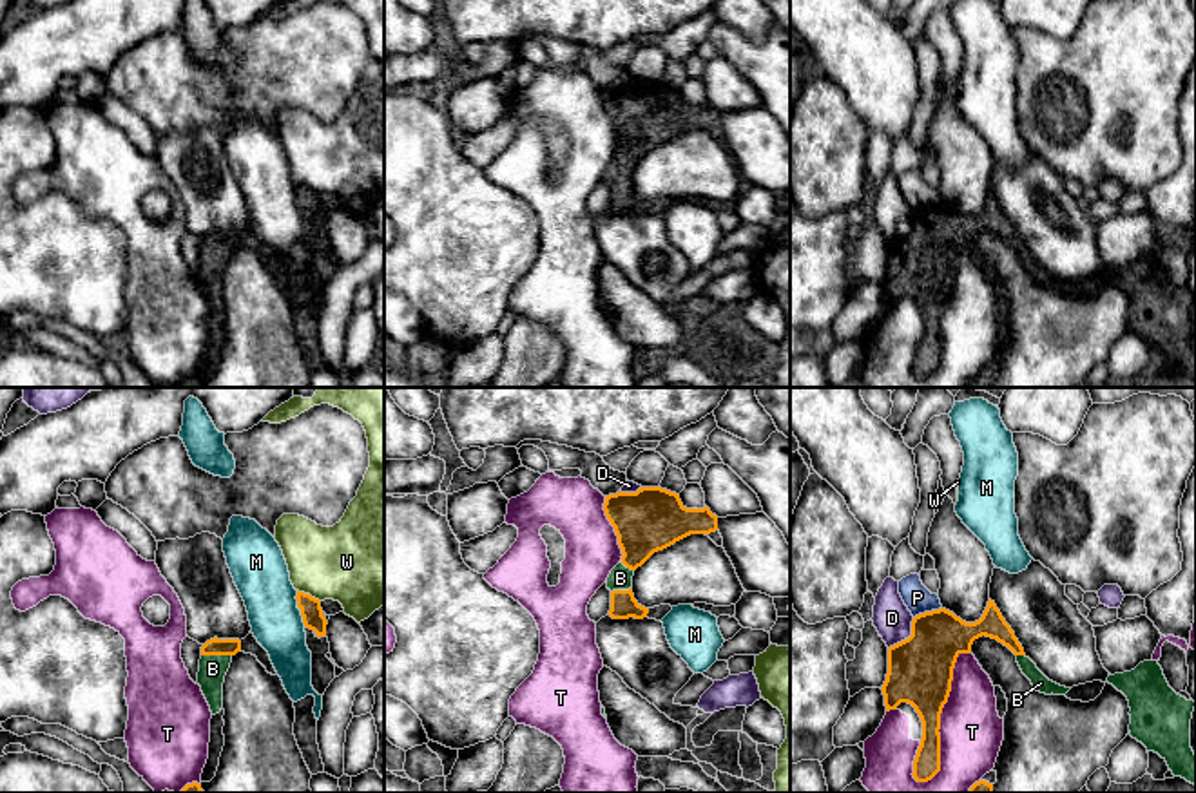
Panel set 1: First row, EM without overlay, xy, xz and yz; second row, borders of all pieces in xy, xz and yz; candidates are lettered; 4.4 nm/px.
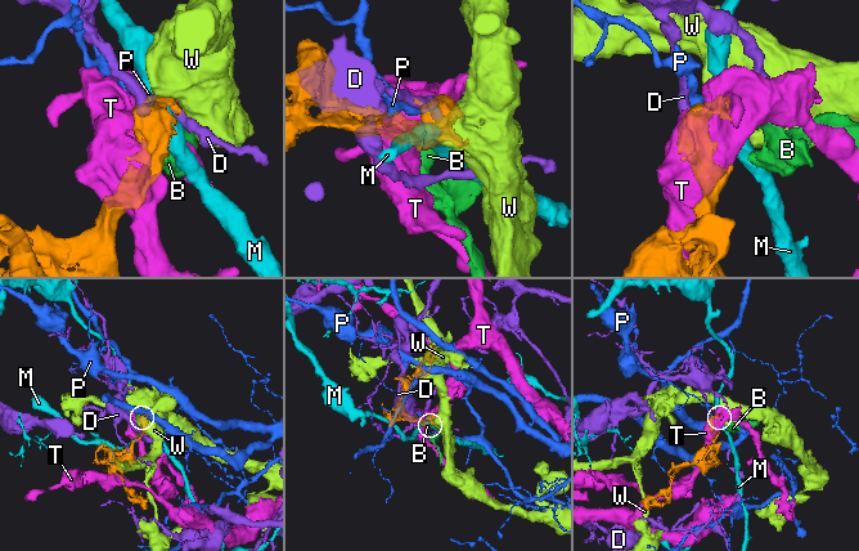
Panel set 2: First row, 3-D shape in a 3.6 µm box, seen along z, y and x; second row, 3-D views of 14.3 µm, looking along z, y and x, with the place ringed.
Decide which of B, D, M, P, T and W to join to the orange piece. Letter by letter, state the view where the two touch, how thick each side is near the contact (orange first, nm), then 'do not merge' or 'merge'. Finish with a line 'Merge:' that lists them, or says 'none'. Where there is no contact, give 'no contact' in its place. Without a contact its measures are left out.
B: meets orange in xy; 80 nm thick on the orange side, 130 nm on the other; merge
D: meets orange in yz; 280 nm thick on the orange side, 160 nm on the other; do not merge
M: meets orange in xy; 100 nm thick on the orange side, 240 nm on the other; do not merge
P: meets orange in yz; 280 nm thick on the orange side, 120 nm on the other; do not merge
T: meets orange in yz; 280 nm thick on the orange side, 280 nm on the other; do not merge
W: meets orange in xy; 100 nm thick on the orange side, 380 nm on the other; do not merge
Merge: B

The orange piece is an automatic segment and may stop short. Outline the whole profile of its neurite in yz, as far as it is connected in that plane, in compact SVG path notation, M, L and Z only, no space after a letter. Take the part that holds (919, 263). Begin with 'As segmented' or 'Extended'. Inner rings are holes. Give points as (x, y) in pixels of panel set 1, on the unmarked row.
Extended. M991 194L975 217L966 217L946 203L915 210L911 230L888 243L888 268L881 284L886 306L908 297L921 311L922 333L911 368L917 377L928 377L940 366L940 308L951 286L953 263L957 252L969 248L973 235L982 230L997 234L1017 250L1037 286L1066 290L1071 284L1037 263Z

